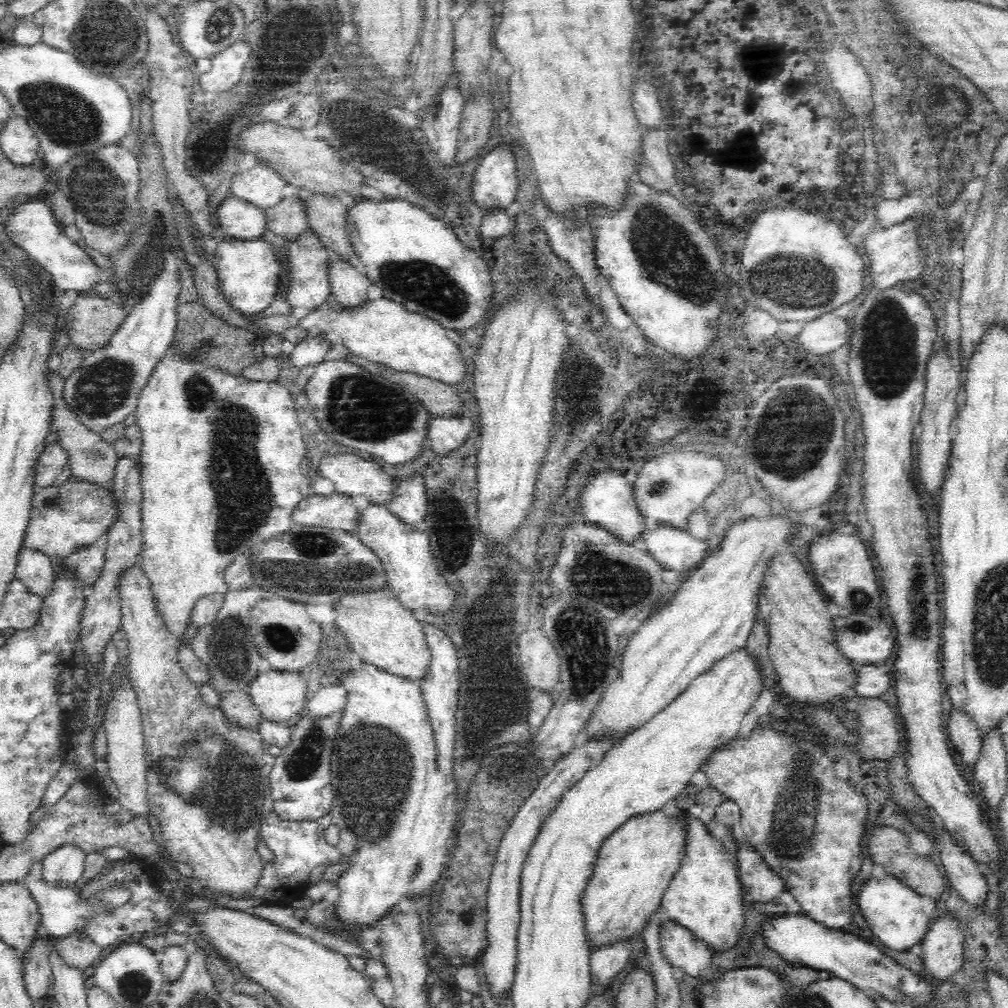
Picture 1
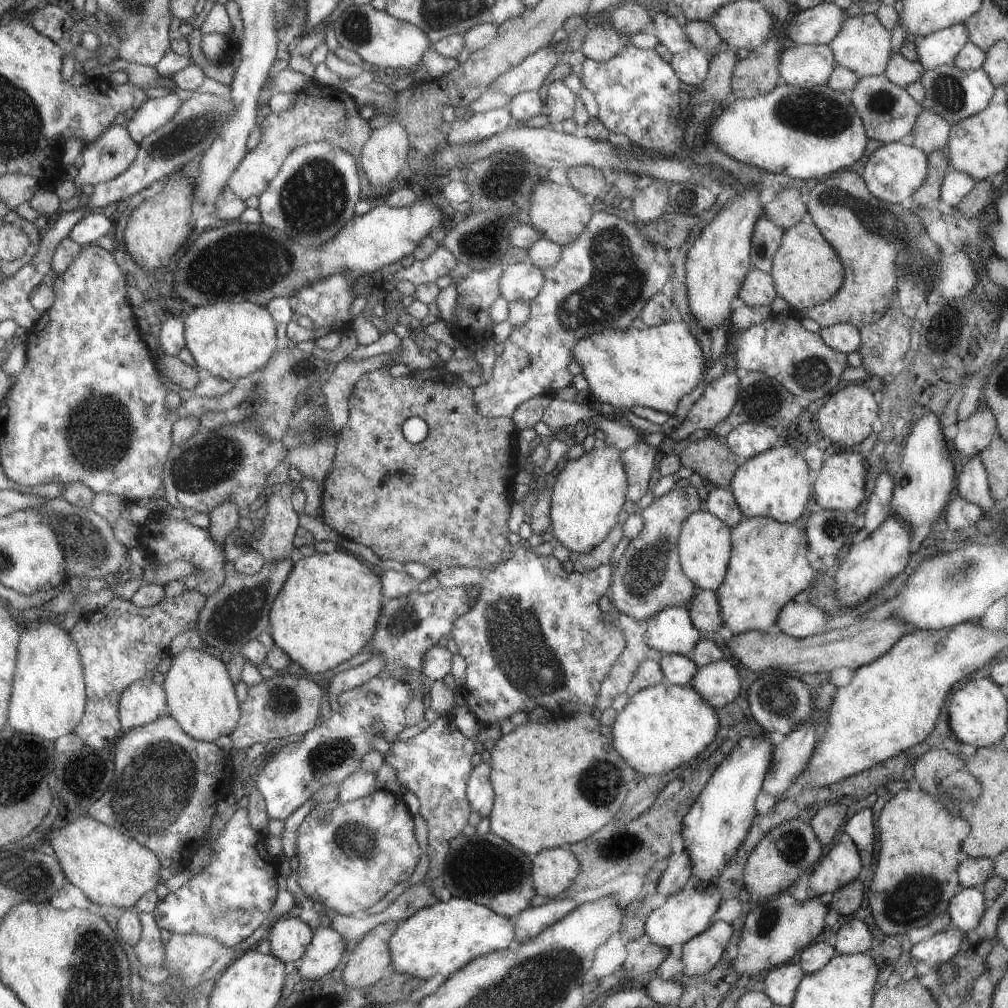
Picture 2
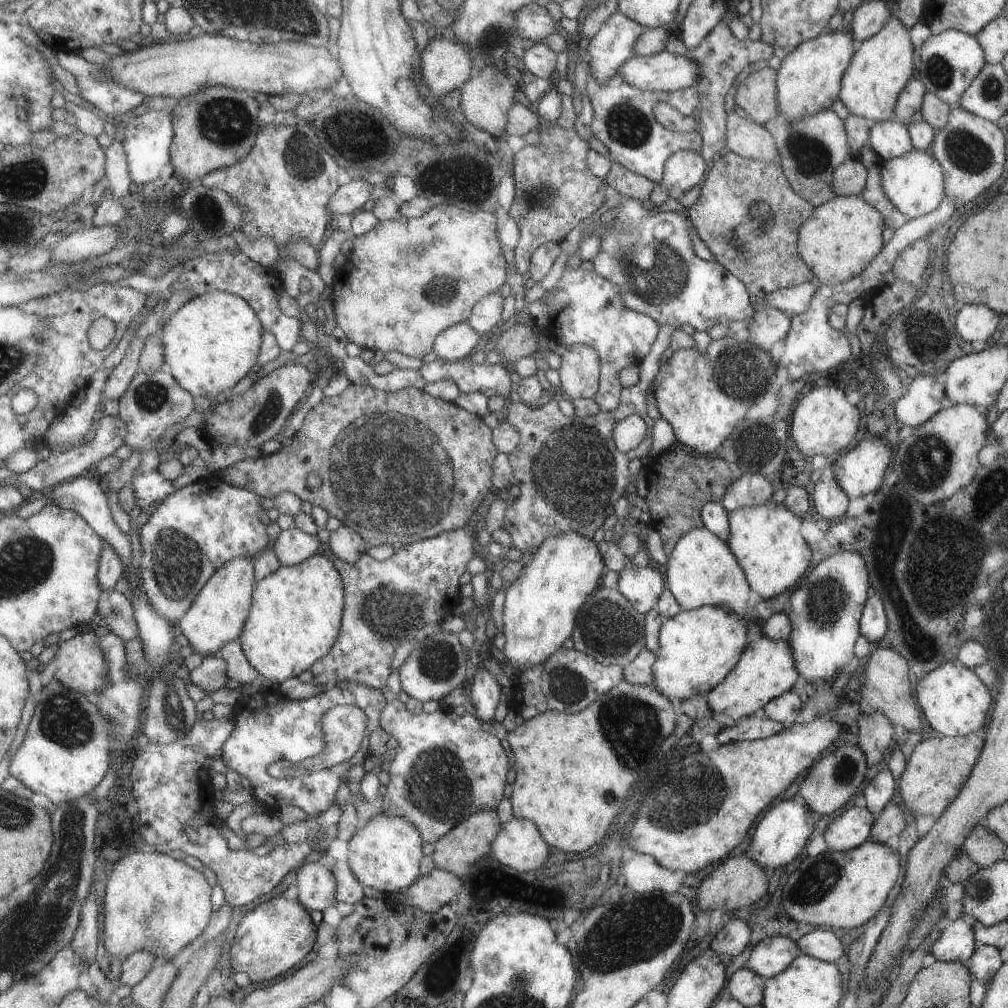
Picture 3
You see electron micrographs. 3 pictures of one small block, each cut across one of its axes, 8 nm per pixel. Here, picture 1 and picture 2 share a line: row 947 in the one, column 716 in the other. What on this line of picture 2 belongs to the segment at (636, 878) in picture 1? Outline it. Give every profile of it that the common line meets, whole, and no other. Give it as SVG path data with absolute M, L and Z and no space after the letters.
M763 516L749 517L730 528L730 545L723 582L714 592L698 590L686 606L691 624L699 632L717 632L721 626L725 626L732 636L749 631L771 631L781 608L793 600L795 594L806 591L813 581L815 571L805 558L806 534L792 523L777 522Z

